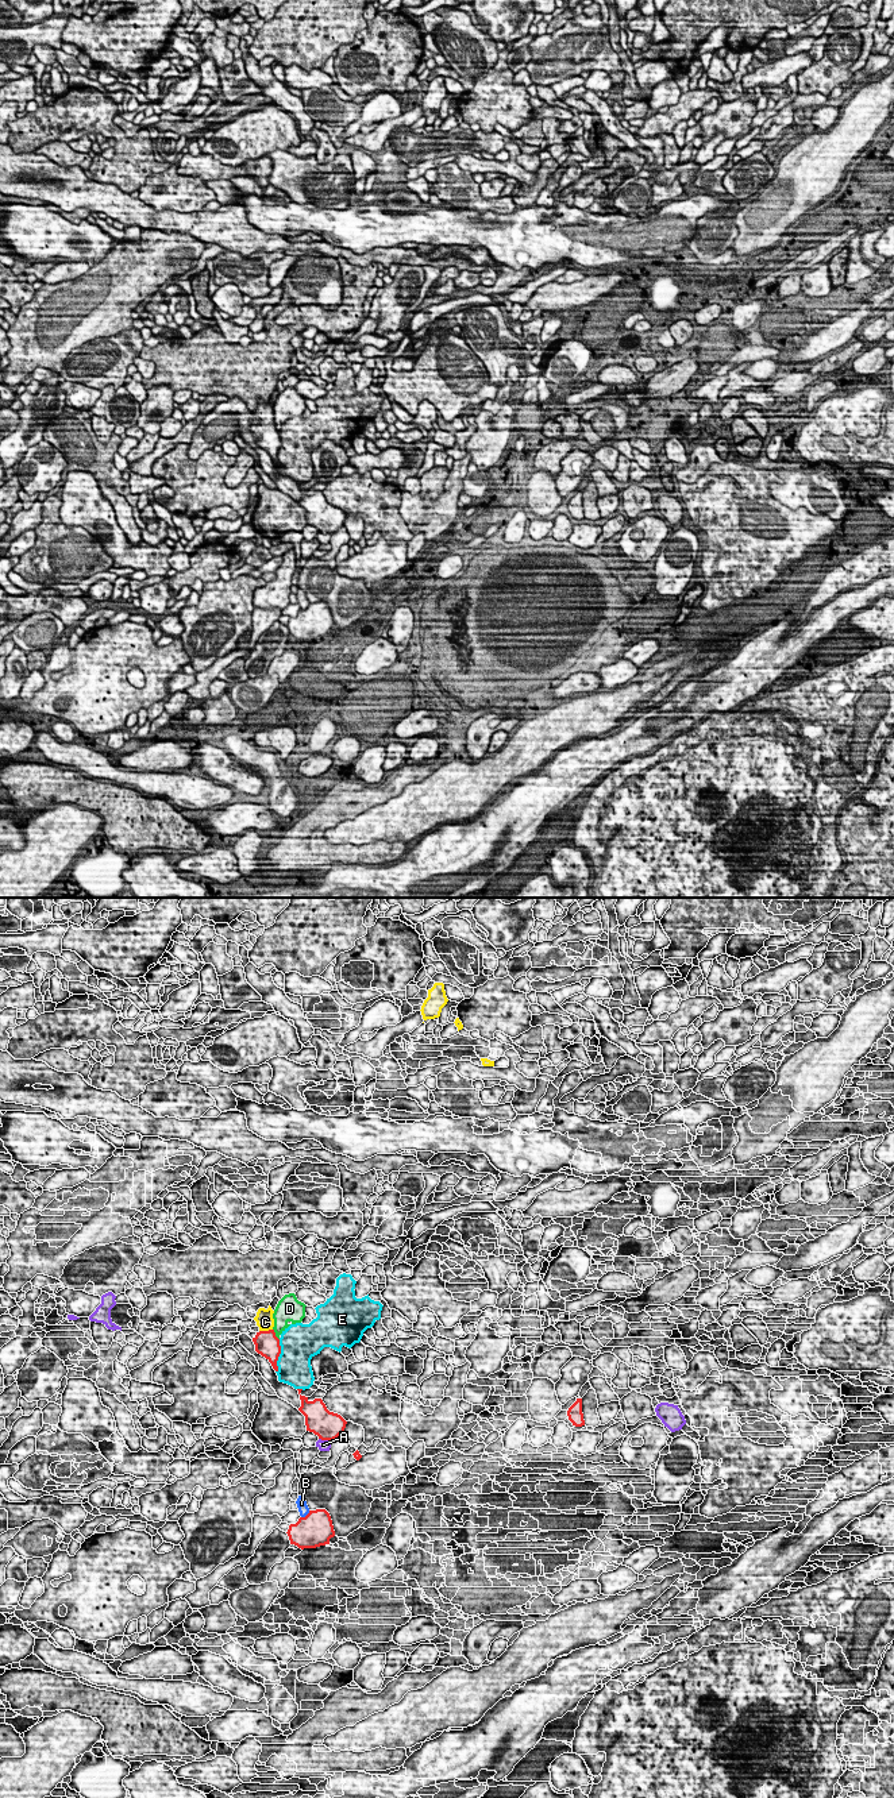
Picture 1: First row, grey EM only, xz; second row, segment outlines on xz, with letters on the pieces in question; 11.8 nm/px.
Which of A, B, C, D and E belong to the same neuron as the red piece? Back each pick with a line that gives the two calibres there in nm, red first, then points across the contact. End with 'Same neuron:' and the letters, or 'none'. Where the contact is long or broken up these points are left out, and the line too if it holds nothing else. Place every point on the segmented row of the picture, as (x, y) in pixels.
C: calibres 280 and 200 nm; way xz (266, 1343), (265, 1331), (265, 1322)
Same neuron: C

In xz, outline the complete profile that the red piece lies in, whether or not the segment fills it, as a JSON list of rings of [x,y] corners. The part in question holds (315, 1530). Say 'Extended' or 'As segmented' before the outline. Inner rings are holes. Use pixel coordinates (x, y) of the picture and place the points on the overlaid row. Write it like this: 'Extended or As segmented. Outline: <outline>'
As segmented. Outline: [[[325,1509],[309,1510],[296,1524],[290,1524],[286,1533],[290,1544],[301,1550],[330,1544],[330,1539],[335,1536],[331,1516]]]

